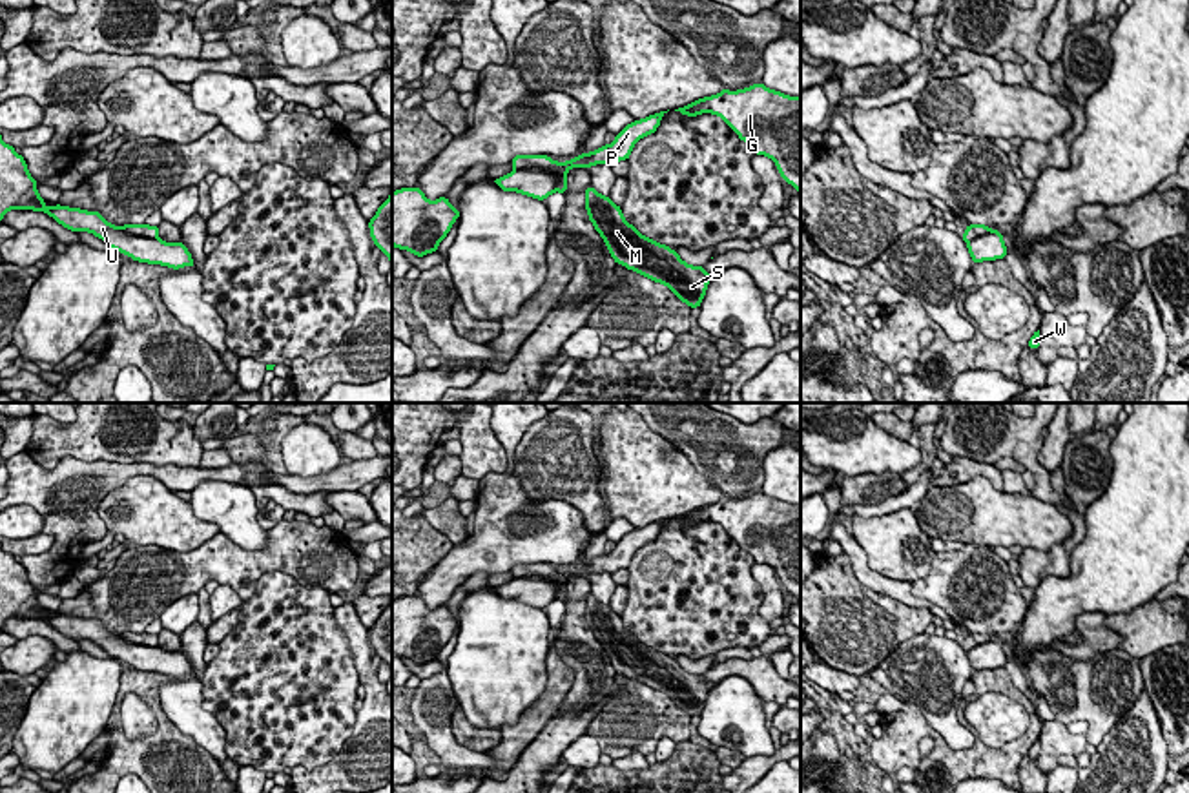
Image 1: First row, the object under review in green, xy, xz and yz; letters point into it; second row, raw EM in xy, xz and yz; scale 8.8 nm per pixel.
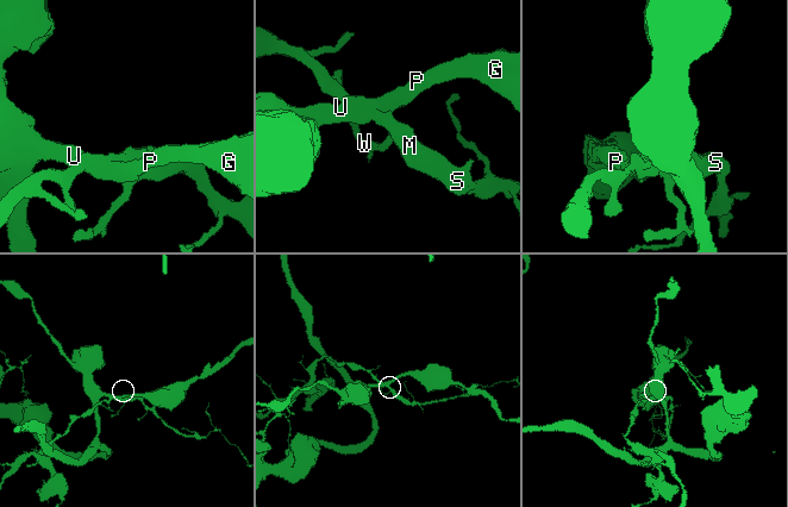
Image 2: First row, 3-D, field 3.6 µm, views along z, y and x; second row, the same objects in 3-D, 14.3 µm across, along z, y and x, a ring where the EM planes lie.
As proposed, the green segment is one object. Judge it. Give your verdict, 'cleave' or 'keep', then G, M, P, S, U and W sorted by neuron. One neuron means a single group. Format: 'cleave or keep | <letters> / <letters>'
cleave | G P U / M S W

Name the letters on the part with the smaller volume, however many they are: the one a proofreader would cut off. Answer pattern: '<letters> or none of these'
M, S, W

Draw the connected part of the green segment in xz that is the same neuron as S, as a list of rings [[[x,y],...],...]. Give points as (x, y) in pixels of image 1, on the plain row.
[[[593,594],[585,598],[585,618],[616,673],[667,695],[689,716],[702,713],[713,687],[704,675],[693,675],[666,653],[642,644],[629,633],[622,616]]]

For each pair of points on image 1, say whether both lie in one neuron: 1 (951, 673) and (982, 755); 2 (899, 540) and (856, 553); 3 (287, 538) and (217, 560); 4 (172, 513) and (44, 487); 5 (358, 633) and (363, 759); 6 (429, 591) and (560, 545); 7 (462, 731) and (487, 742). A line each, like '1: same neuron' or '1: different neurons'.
1: different neurons
2: different neurons
3: same neuron
4: different neurons
5: same neuron
6: same neuron
7: same neuron

